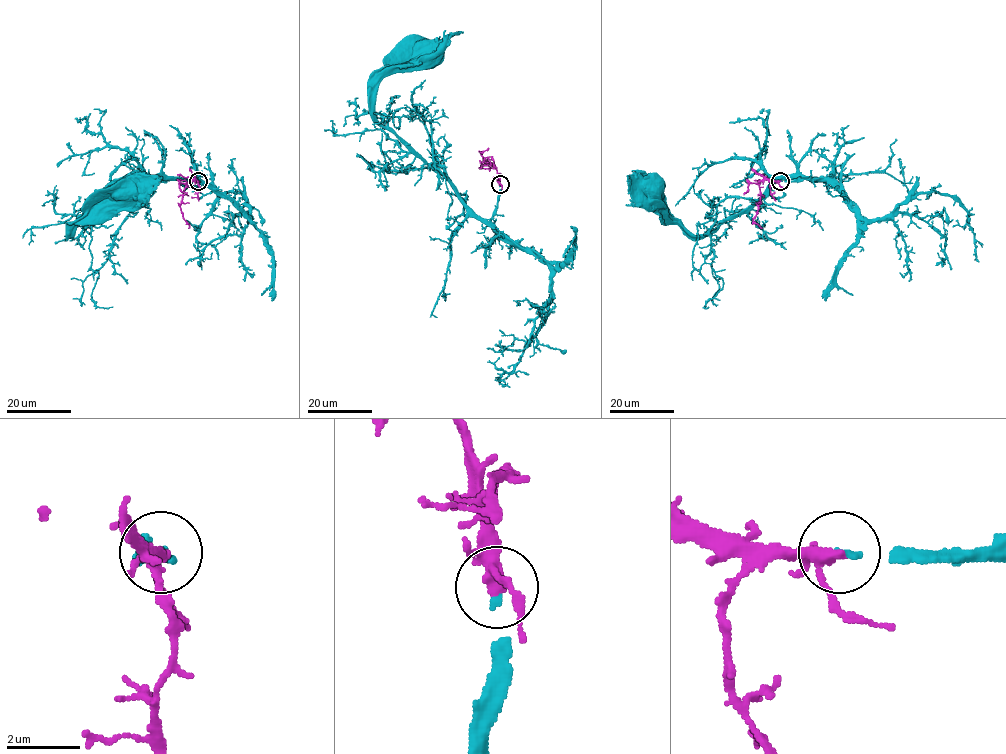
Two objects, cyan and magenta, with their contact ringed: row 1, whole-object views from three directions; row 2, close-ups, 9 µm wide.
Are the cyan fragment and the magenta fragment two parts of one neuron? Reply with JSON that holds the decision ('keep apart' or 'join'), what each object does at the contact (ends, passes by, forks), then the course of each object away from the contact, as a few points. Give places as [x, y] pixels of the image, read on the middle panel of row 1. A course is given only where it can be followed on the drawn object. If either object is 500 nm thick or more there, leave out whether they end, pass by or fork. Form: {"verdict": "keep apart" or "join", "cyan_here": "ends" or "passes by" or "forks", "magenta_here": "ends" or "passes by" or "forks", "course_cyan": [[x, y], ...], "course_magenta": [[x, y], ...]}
{"verdict": "join", "cyan_here": "ends", "magenta_here": "forks", "course_cyan": [[499, 185], [495, 214], [480, 219], [449, 182], [375, 118], [376, 86], [384, 77], [429, 52], [429, 55]], "course_magenta": [[499, 185], [496, 168], [482, 163], [486, 157], [491, 166]]}

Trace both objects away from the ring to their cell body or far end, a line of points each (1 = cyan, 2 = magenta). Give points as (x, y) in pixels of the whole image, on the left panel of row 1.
1: (198, 181), (147, 179), (115, 207), (83, 221), (73, 235), (78, 222), (116, 207), (128, 195), (127, 191)
2: (198, 181), (191, 180), (183, 191), (180, 209), (189, 228)

